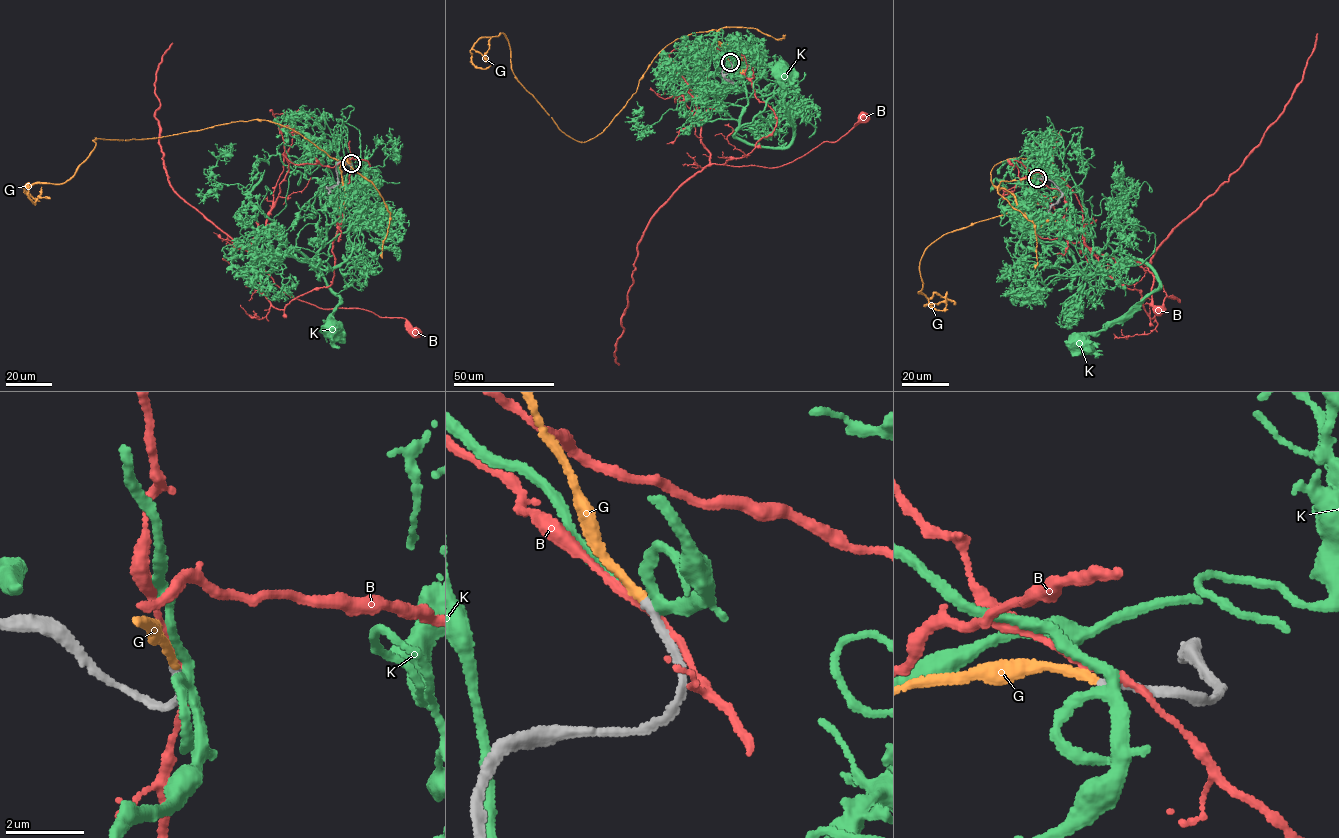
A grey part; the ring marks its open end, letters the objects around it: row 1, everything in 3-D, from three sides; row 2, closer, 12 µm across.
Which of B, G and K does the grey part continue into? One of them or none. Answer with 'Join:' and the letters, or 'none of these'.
Join: G

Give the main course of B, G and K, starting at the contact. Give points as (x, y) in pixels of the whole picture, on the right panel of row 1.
B: (1039, 178), (1064, 194), (1061, 234), (1139, 291), (1150, 317), (1154, 279), (1180, 299), (1166, 296), (1159, 309)
G: (1037, 178), (995, 187), (994, 165), (1033, 160), (1068, 187), (937, 239), (917, 292), (945, 308), (924, 306)
K: (1037, 178), (1026, 196), (1029, 234), (1059, 244), (1086, 274), (1135, 258), (1159, 285), (1079, 341)

